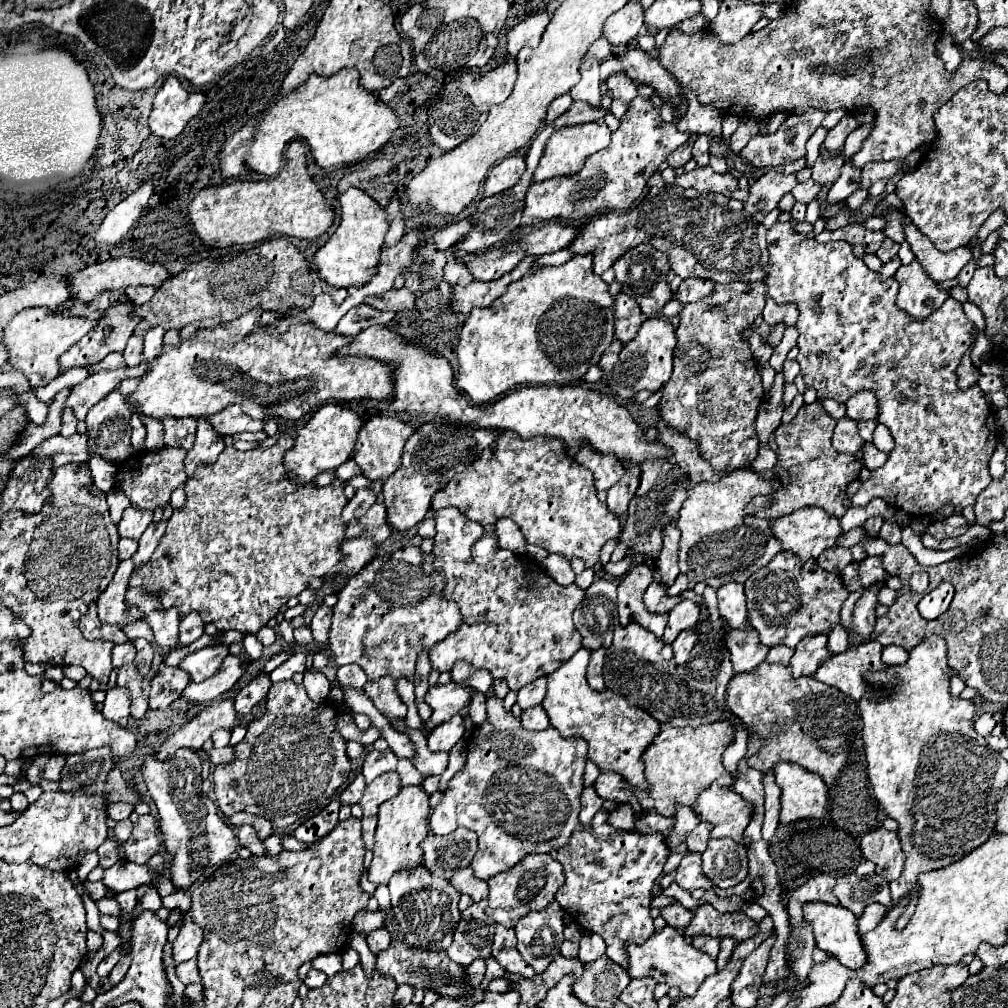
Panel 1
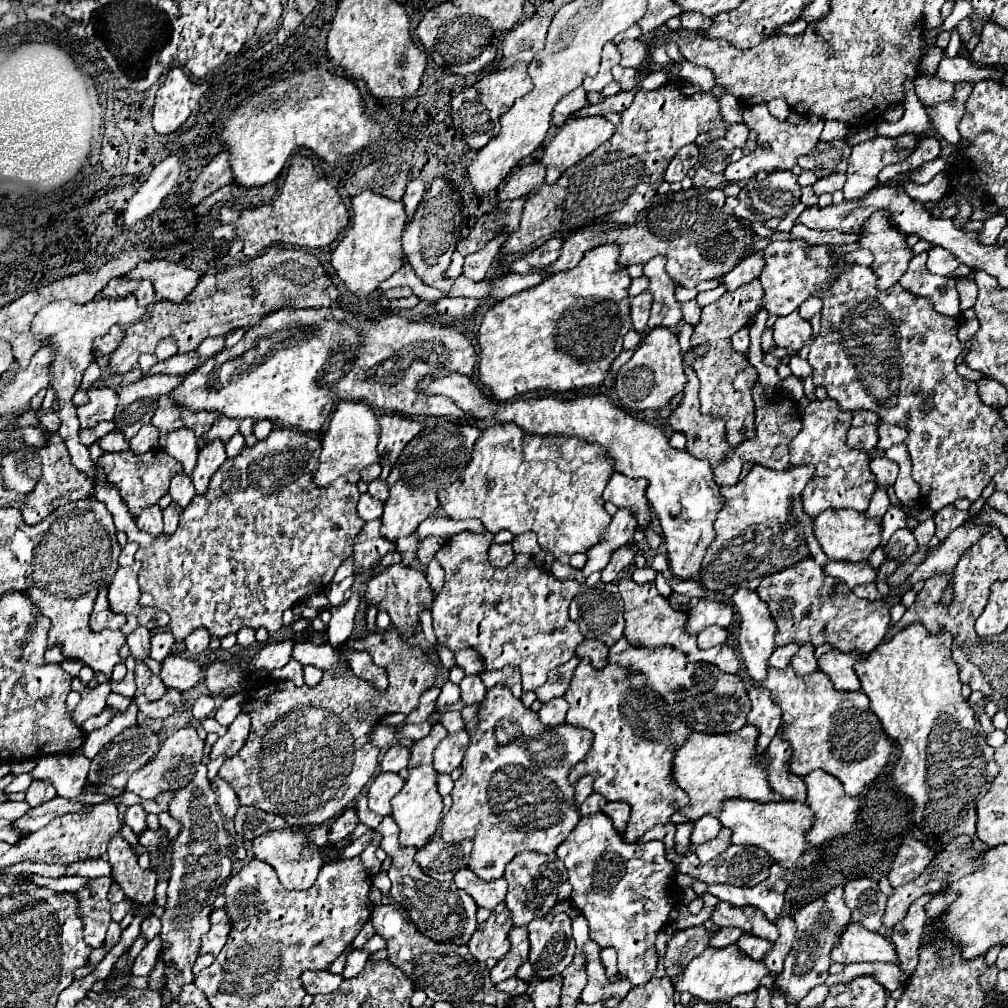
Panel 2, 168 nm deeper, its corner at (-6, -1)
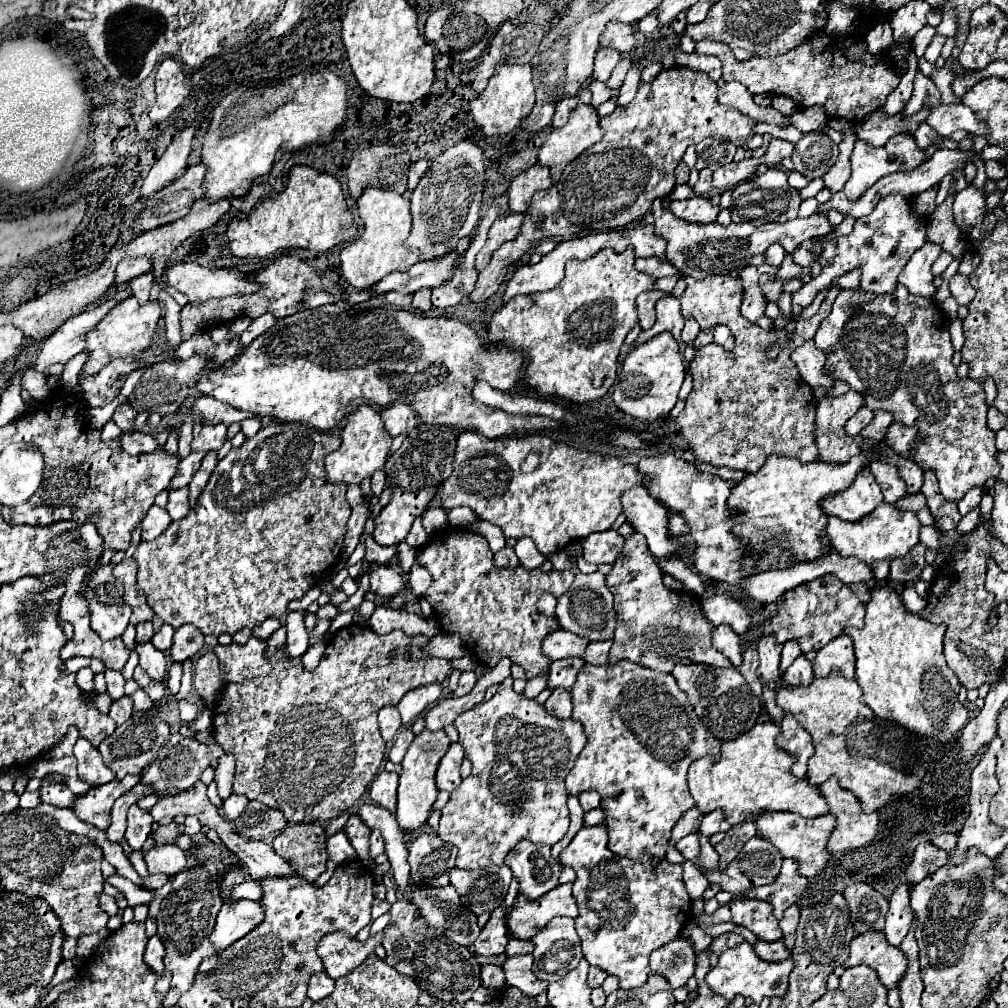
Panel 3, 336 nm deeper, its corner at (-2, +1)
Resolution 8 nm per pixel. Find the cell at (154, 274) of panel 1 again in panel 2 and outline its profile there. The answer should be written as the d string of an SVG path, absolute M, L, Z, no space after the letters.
M150 259L150 261L138 263L136 269L132 269L126 277L128 279L150 279L160 299L184 303L190 291L198 285L202 275L204 275L202 271L194 271L178 263Z

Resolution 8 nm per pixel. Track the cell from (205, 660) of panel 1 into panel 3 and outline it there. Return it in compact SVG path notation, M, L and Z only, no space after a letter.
M136 643L136 653L140 655L140 667L156 681L164 681L166 675L166 655L158 651L152 643L138 645Z

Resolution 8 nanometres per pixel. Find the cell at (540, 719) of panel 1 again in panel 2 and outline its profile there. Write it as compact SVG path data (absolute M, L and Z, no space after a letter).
M558 697L546 705L542 705L542 709L538 711L540 719L544 725L562 725L566 721L566 711L568 711L568 703L564 697Z

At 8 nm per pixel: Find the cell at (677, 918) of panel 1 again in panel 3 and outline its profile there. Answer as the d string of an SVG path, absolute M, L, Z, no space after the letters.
M678 937L650 955L650 967L652 973L666 977L672 989L678 989L694 975L694 945Z

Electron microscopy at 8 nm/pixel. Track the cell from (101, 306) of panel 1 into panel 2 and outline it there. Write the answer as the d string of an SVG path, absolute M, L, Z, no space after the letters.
M116 277L112 279L106 289L100 293L100 297L108 297L108 299L120 299L124 295L134 293L134 289L138 289L138 279L126 279L126 277Z

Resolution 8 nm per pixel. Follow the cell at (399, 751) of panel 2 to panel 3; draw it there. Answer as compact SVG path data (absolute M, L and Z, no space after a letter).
M402 729L402 731L398 733L398 737L396 737L390 753L388 753L388 759L390 759L392 763L400 763L402 757L404 757L404 753L406 753L406 749L408 749L408 745L412 743L412 739L414 739L414 733L412 733L410 729Z

